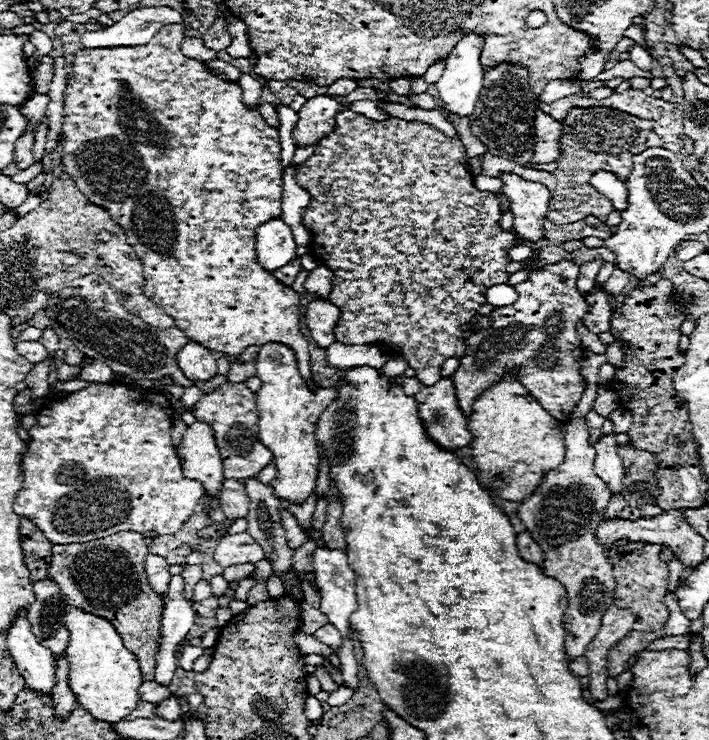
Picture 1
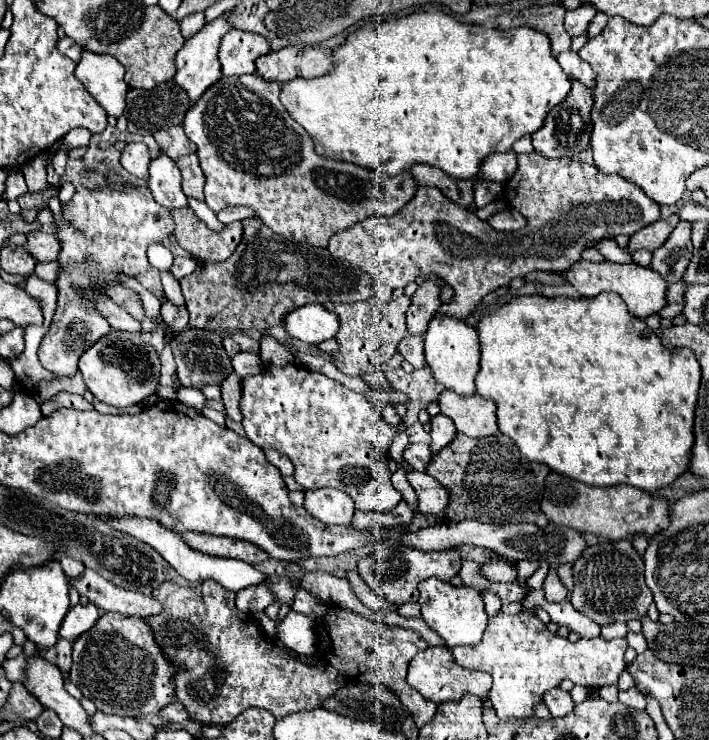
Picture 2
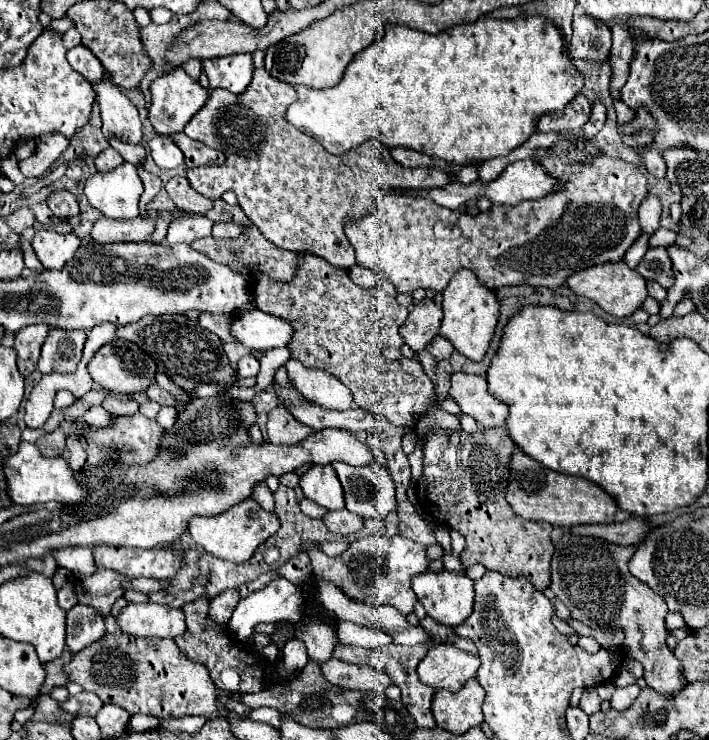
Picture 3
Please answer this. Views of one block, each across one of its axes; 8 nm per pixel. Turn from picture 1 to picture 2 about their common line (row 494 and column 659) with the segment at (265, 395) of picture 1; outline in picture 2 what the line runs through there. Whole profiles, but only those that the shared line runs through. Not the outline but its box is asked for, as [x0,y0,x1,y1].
[568,260,668,318]

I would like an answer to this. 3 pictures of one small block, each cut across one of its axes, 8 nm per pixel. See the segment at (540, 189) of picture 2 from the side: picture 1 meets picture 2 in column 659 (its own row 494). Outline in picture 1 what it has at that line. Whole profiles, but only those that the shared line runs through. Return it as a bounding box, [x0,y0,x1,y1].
[176,422,224,498]

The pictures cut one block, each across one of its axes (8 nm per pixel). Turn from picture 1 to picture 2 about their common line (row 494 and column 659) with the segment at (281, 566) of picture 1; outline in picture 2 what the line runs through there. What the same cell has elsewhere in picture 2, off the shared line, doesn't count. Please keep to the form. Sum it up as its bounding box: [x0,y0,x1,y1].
[650,222,692,282]

